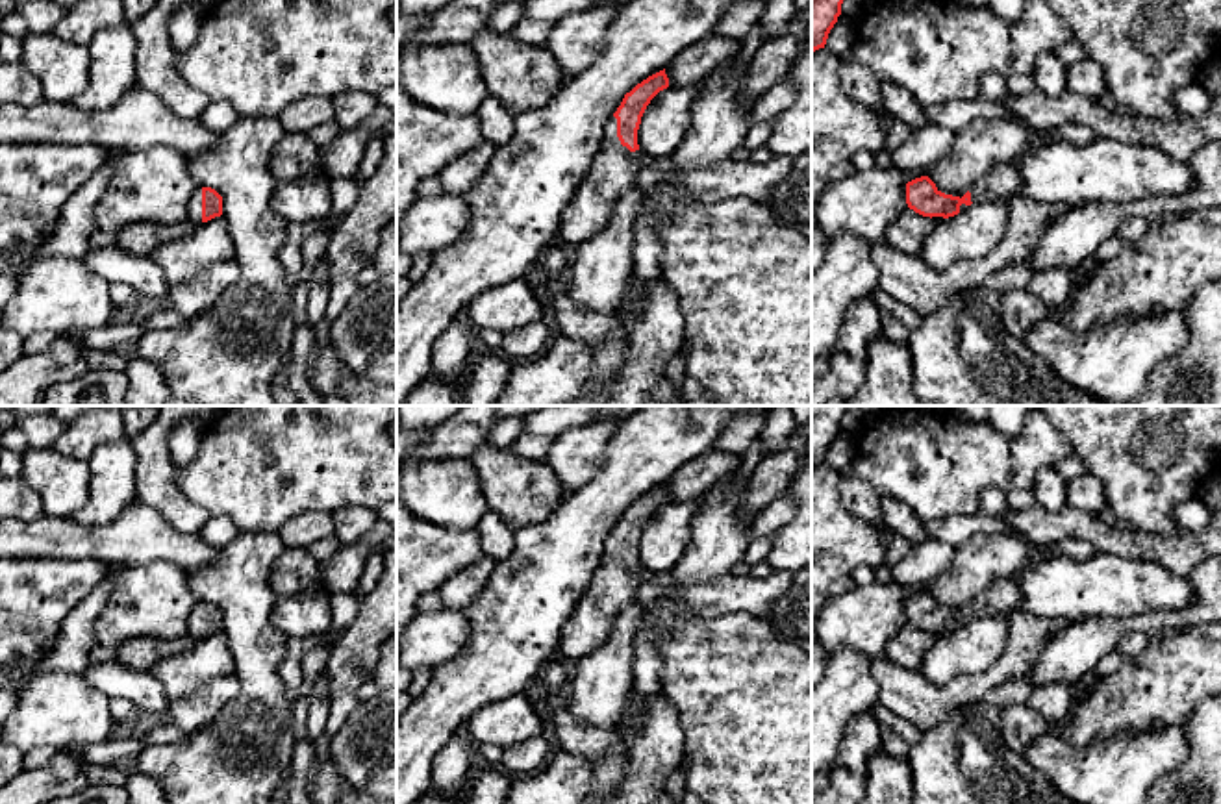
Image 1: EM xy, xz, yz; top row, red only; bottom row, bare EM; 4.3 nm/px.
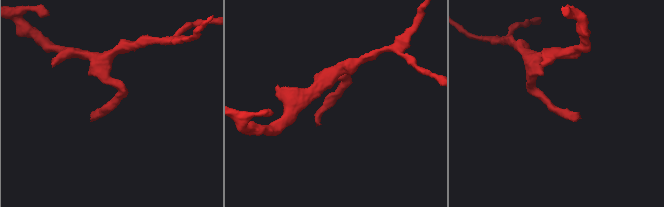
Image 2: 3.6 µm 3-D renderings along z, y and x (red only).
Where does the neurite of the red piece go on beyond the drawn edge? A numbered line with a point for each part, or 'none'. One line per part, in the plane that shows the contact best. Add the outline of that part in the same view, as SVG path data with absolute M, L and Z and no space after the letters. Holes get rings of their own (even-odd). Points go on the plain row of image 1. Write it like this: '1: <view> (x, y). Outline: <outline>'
1: xz (614, 586). Outline: M611 532L600 567L561 628L558 658L571 665L600 647L611 634L619 613L637 602L637 582L645 574L647 569L641 563L630 567L621 559L617 534Z

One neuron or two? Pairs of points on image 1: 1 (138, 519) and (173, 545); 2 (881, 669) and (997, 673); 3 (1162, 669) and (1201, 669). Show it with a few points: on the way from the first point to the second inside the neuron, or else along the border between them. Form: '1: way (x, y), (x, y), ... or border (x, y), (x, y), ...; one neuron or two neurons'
1: way (147, 528), (163, 541); one neuron
2: way (910, 695), (953, 695), (968, 690); one neuron
3: way (1171, 669), (1192, 669); one neuron

